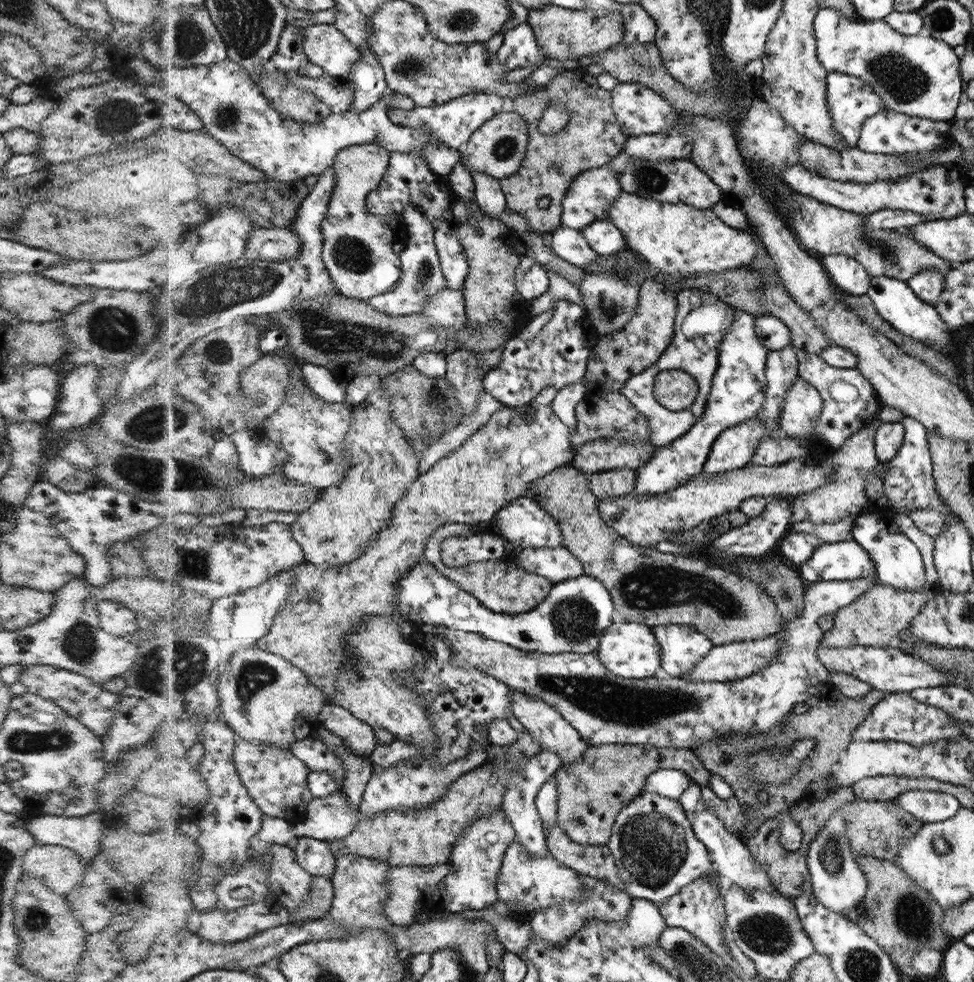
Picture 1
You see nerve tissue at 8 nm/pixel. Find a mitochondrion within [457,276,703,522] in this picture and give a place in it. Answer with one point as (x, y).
(675, 377)

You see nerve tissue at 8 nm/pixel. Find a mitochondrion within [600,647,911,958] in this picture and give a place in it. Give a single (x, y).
(651, 848)

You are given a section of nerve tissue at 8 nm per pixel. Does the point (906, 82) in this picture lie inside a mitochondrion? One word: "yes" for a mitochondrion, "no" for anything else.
yes

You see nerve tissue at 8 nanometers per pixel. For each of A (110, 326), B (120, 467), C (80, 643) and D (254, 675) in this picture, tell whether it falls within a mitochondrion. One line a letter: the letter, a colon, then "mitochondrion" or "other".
A: mitochondrion
B: mitochondrion
C: mitochondrion
D: mitochondrion

